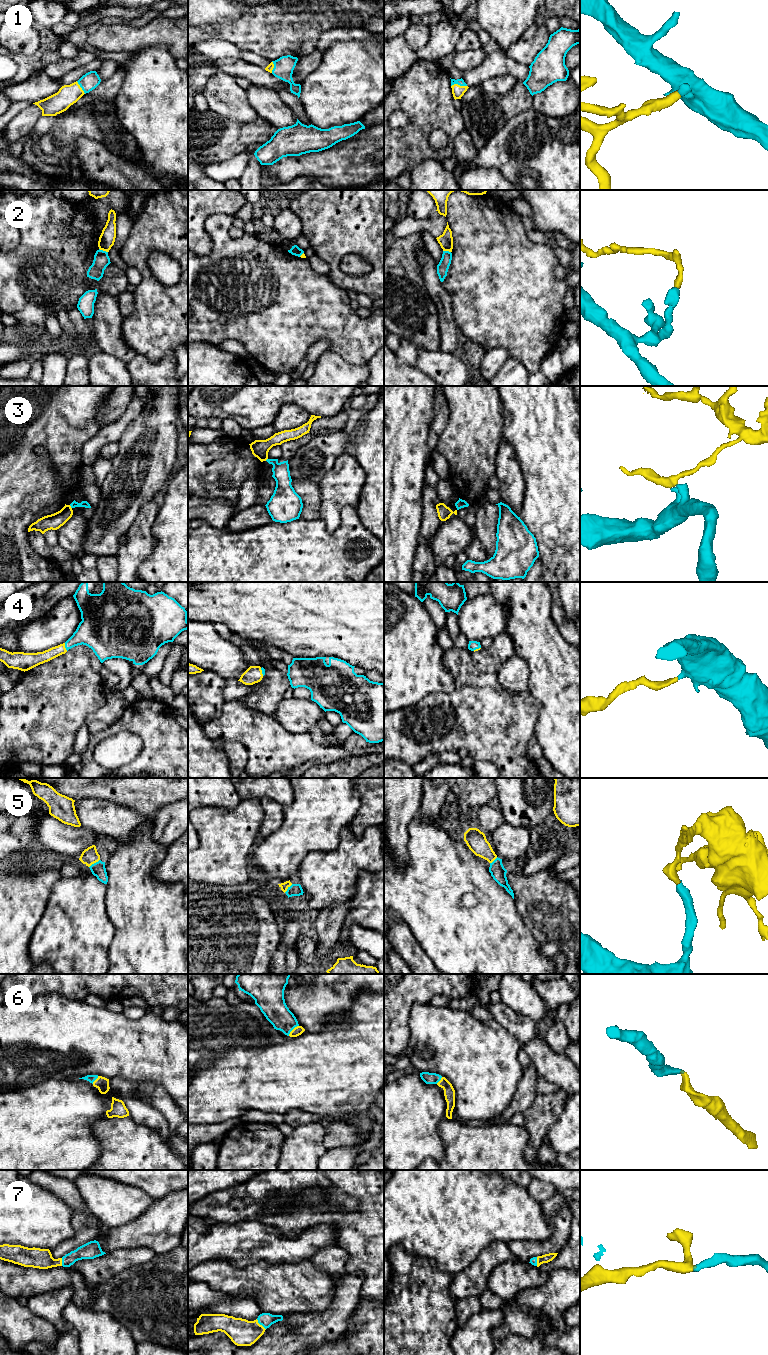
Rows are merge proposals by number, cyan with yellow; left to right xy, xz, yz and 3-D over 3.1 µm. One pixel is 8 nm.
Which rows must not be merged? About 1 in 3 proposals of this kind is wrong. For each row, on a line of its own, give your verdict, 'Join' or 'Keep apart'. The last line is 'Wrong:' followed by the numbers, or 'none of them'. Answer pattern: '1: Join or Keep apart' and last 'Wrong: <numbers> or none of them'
1: Join
2: Keep apart
3: Keep apart
4: Join
5: Join
6: Join
7: Join
Wrong: 2, 3

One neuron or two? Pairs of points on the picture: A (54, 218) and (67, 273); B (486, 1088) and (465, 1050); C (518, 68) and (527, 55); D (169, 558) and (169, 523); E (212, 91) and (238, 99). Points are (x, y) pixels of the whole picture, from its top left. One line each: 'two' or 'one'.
A: one
B: one
C: two
D: one
E: one

